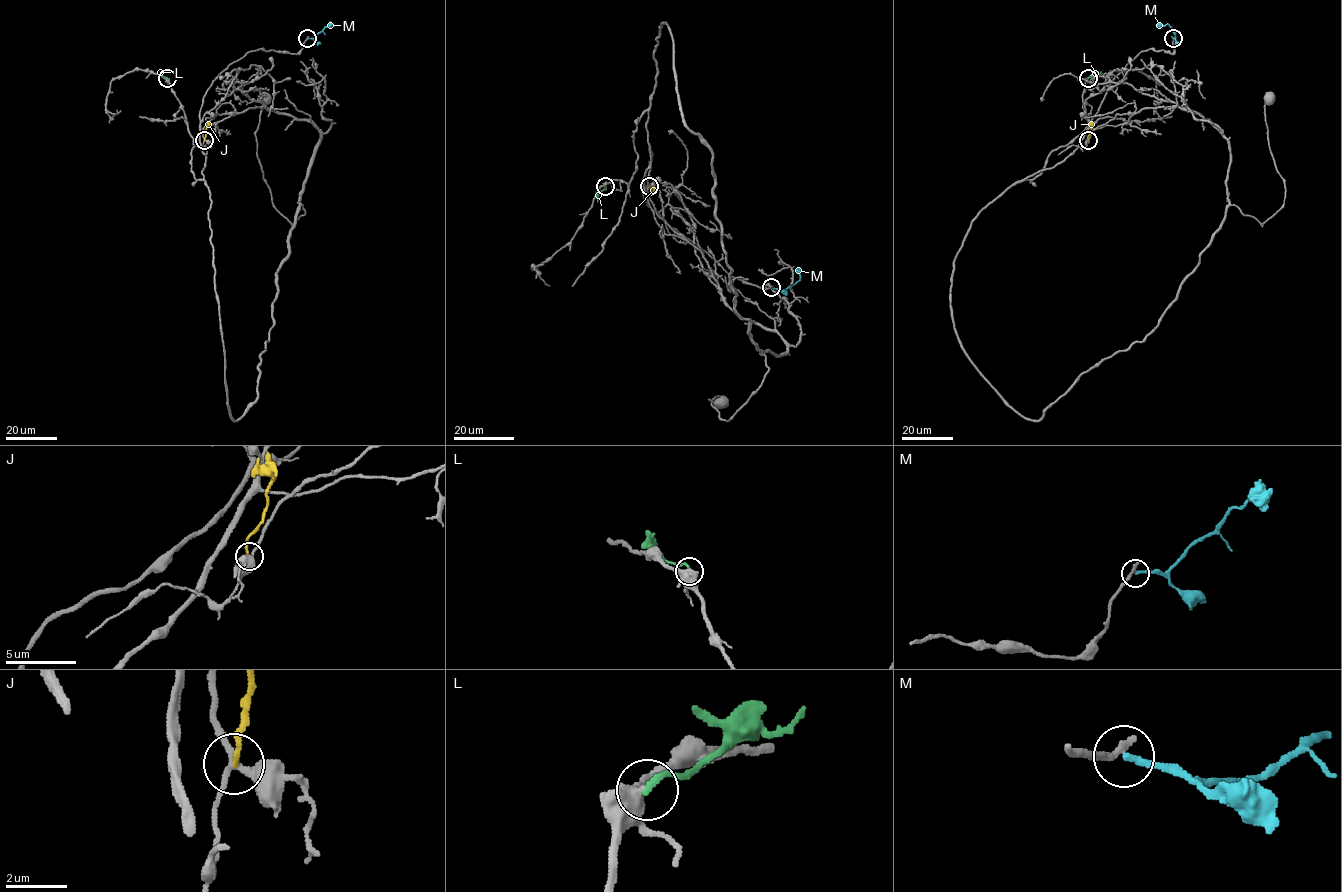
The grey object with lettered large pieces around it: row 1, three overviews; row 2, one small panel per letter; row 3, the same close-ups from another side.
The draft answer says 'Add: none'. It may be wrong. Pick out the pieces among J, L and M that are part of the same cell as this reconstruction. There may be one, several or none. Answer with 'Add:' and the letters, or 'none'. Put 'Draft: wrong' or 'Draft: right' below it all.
Add: none
Draft: right

